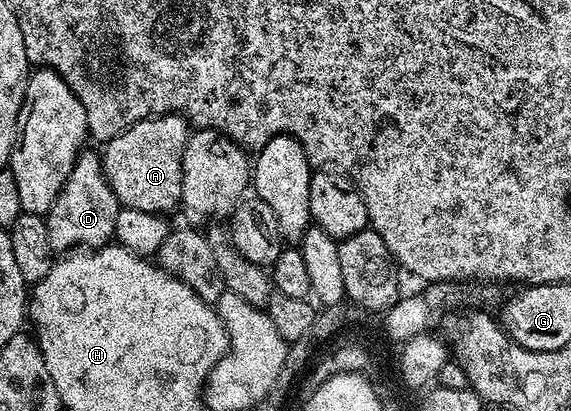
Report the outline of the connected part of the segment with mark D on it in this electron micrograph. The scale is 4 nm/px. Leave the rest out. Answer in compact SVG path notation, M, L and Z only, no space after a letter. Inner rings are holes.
M82 153L75 168L71 168L67 184L63 184L59 196L55 196L55 204L51 204L49 213L44 215L51 248L54 252L72 252L78 248L100 248L106 245L113 238L115 216L119 216L122 208L105 179L100 153Z

